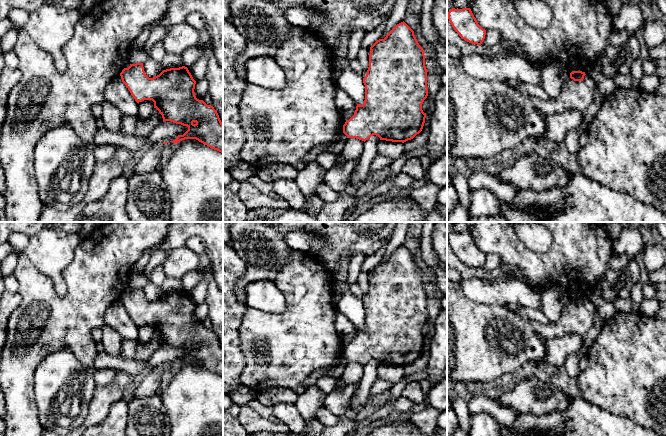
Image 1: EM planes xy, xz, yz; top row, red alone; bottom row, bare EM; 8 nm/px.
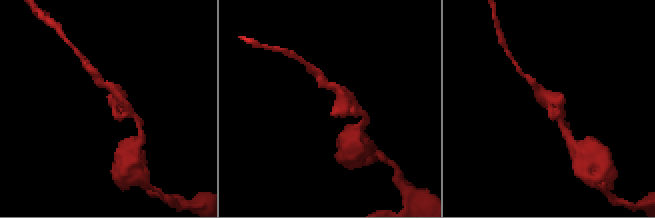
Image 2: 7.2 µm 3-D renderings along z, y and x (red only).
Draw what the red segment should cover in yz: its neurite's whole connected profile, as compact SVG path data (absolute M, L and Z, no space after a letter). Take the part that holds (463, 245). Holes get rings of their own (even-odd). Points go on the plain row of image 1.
M452 232L448 236L448 243L462 263L472 268L482 268L486 254L478 248L470 232Z

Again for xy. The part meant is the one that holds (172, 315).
M143 287L130 288L120 297L122 306L126 309L137 327L152 324L154 332L162 339L163 346L171 345L187 350L188 354L183 359L178 359L172 367L185 363L196 363L208 371L223 377L223 347L213 330L207 329L195 320L195 308L188 292L170 292L163 294L159 299L149 302L144 295Z

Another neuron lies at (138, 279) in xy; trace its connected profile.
M142 270L141 272L132 272L131 278L128 282L128 285L130 288L136 288L136 287L143 287L149 282L145 275L145 271Z

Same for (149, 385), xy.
M153 369L150 373L146 374L142 381L134 390L133 396L135 398L149 397L157 394L161 382L161 369Z

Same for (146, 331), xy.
M144 324L142 326L139 326L138 329L138 339L144 343L149 341L152 335L154 334L154 326L152 324Z

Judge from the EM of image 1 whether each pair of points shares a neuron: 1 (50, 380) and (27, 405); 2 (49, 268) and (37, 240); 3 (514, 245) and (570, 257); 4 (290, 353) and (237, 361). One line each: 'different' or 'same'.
1: different
2: same
3: same
4: different

